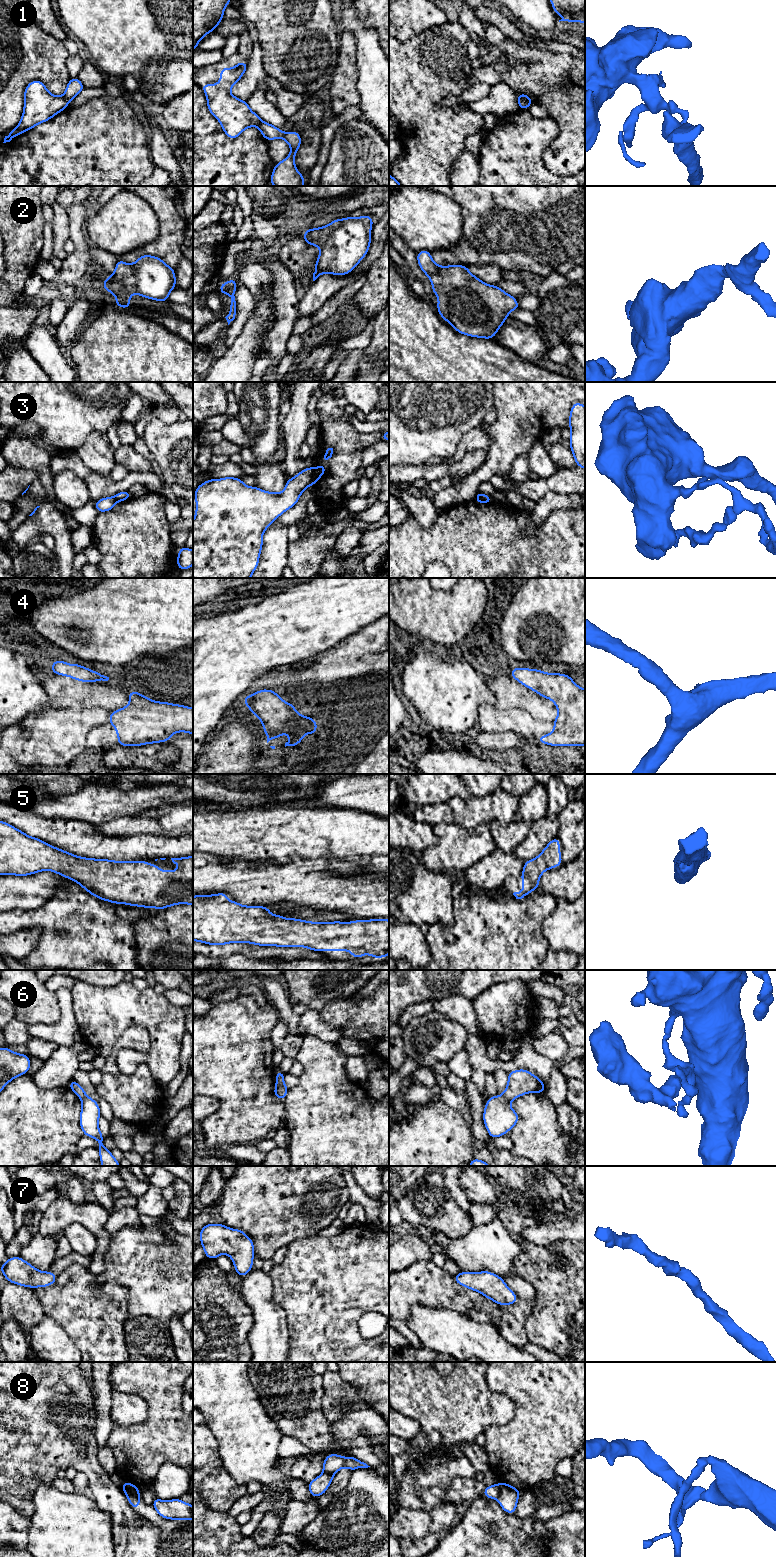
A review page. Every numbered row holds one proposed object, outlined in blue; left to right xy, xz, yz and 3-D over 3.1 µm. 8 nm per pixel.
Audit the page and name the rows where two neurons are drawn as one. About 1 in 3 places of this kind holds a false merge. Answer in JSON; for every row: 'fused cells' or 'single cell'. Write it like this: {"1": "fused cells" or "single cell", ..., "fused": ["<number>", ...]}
{"1": "fused cells", "2": "single cell", "3": "fused cells", "4": "single cell", "5": "single cell", "6": "fused cells", "7": "single cell", "8": "fused cells", "fused": ["1", "3", "6", "8"]}

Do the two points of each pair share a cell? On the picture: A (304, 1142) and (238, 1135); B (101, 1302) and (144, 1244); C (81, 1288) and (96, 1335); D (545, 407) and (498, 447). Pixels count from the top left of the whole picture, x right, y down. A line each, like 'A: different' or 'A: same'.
A: different
B: different
C: same
D: same

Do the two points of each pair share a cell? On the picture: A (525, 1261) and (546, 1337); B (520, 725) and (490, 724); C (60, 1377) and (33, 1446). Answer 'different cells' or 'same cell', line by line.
A: same cell
B: same cell
C: same cell

